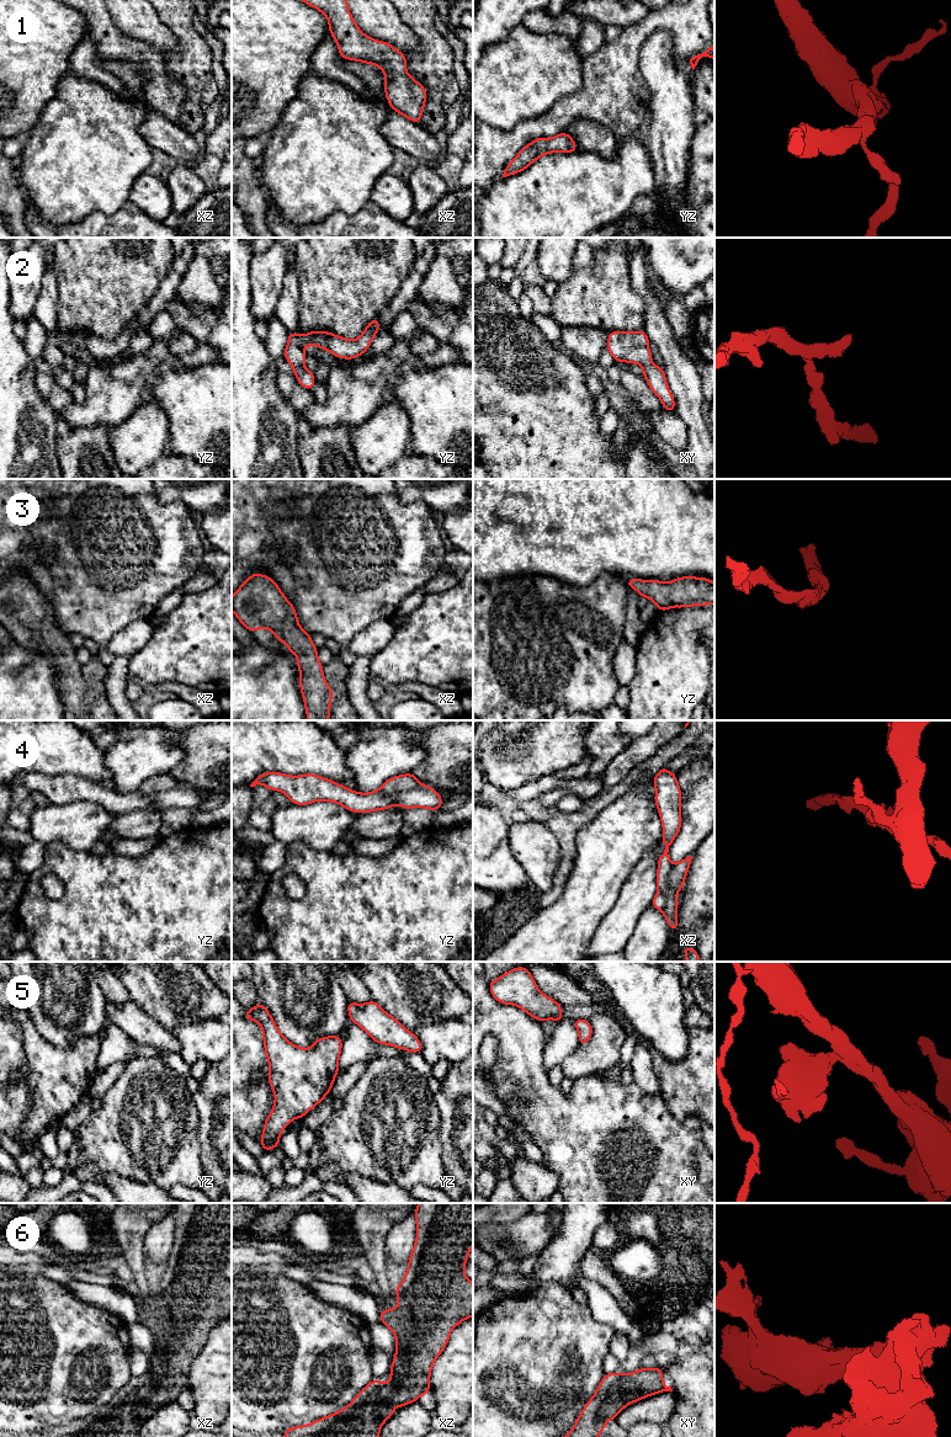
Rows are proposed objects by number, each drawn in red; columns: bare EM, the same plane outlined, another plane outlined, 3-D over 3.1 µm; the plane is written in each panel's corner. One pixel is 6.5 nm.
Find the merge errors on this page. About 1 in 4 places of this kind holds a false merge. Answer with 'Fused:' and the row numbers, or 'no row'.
Fused: no row

